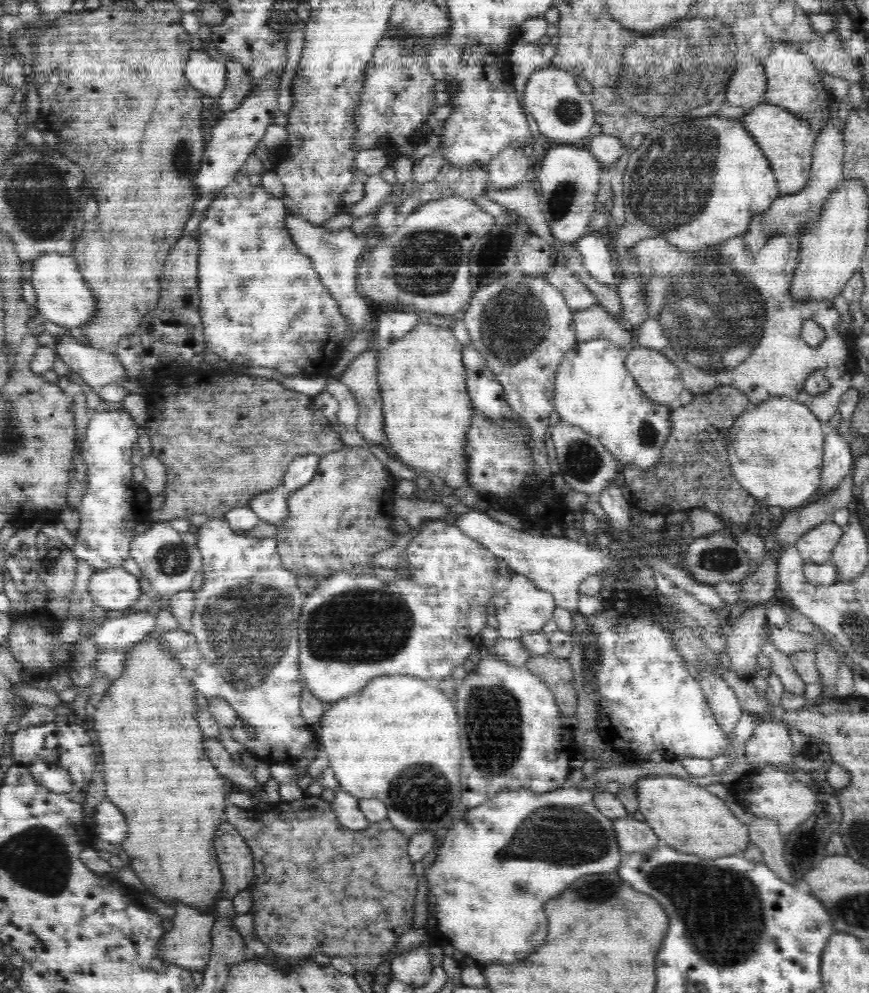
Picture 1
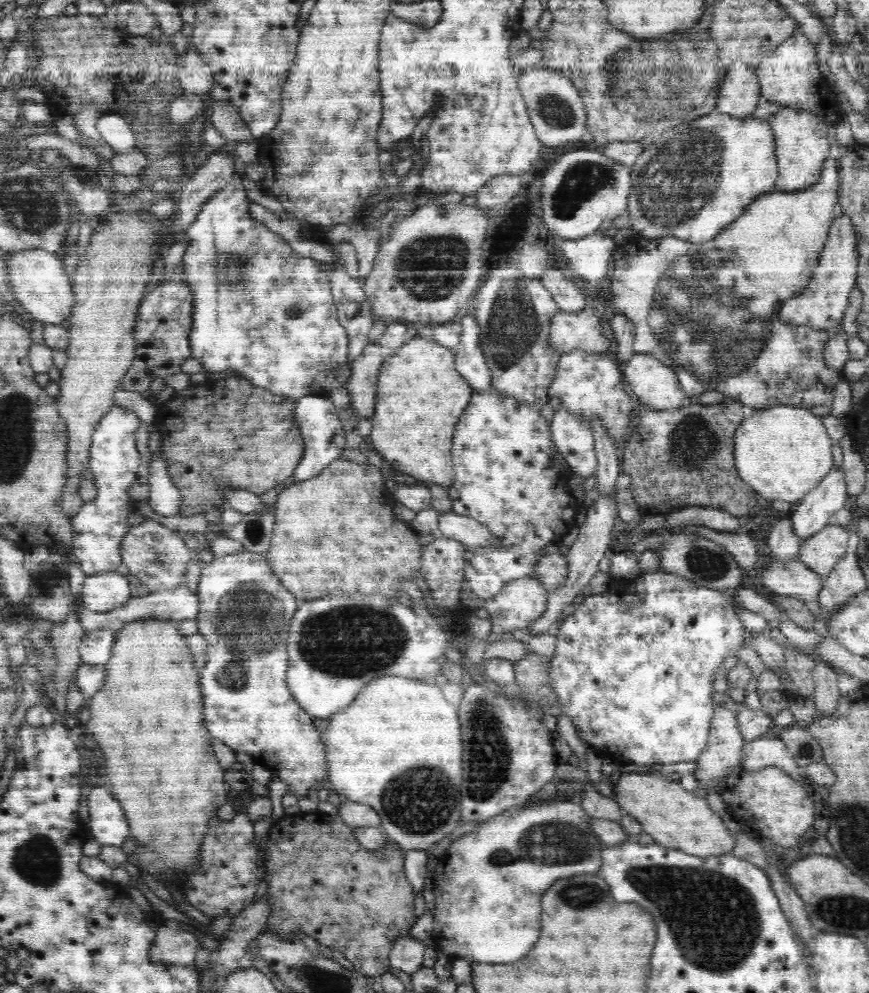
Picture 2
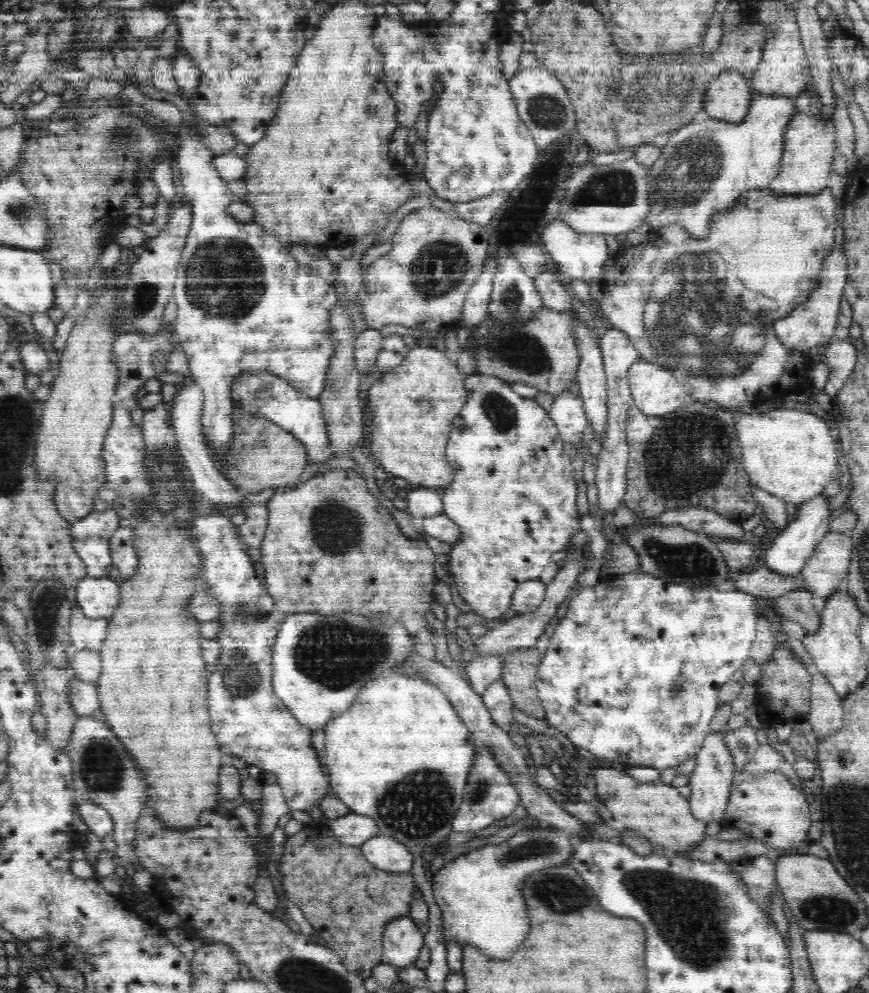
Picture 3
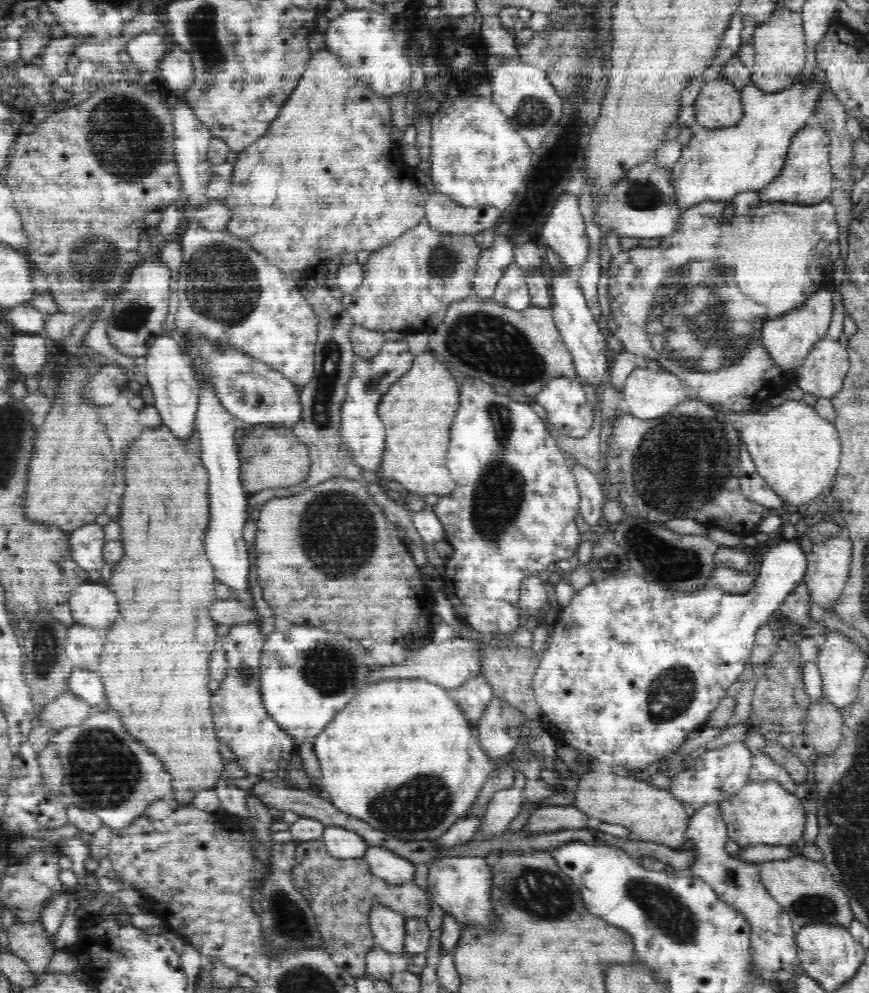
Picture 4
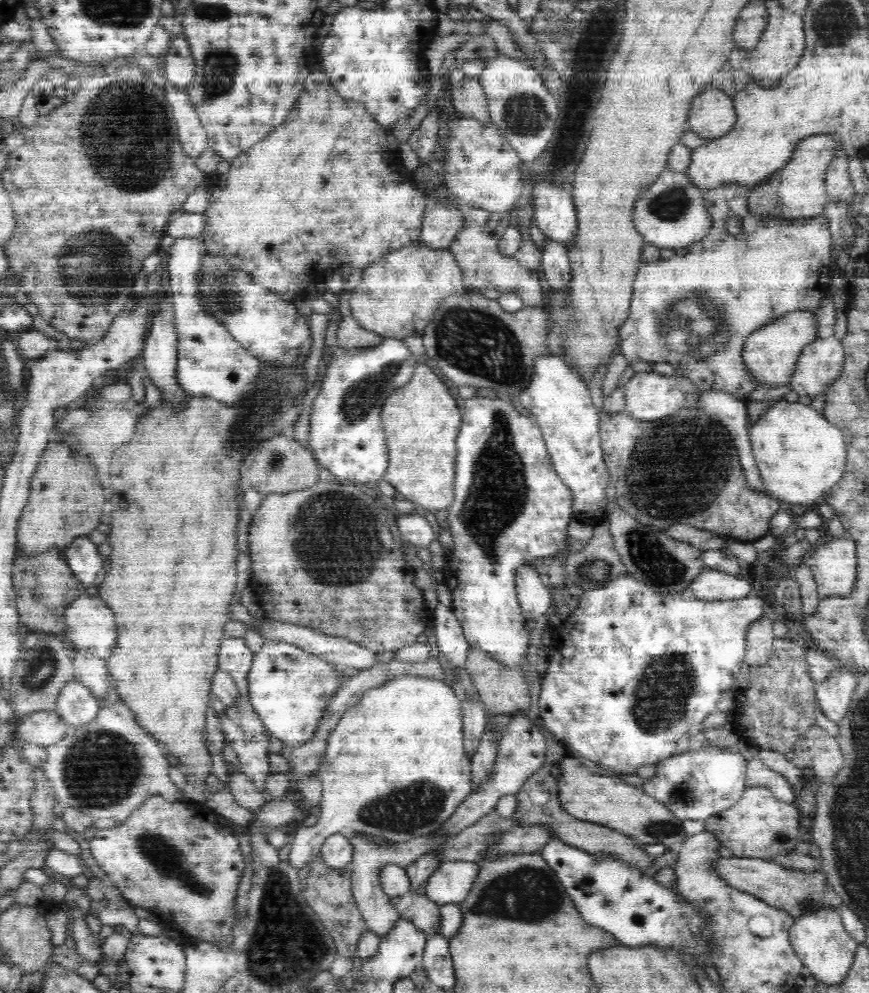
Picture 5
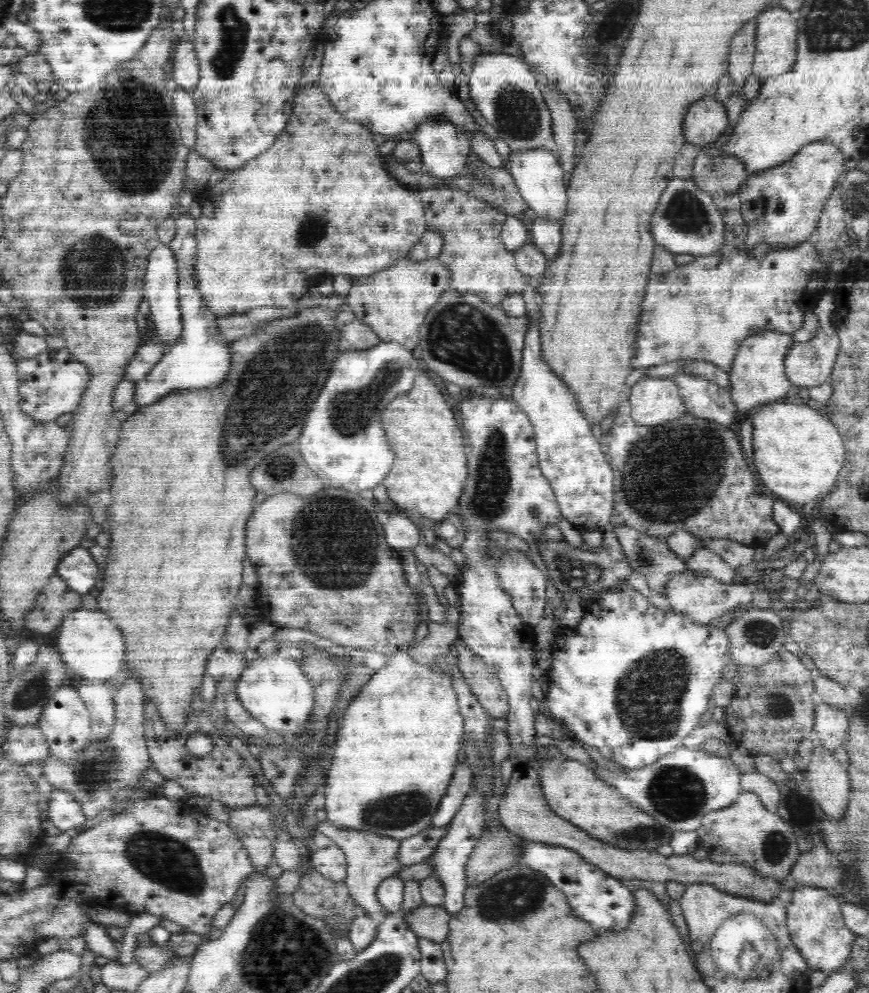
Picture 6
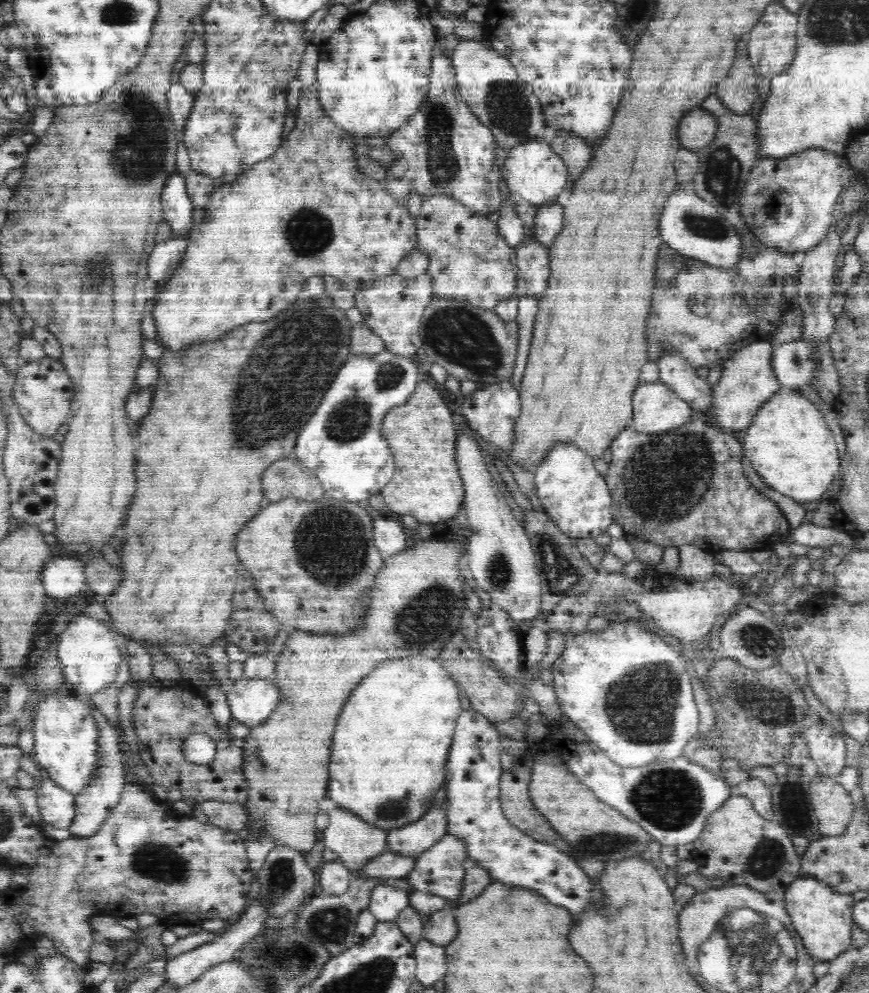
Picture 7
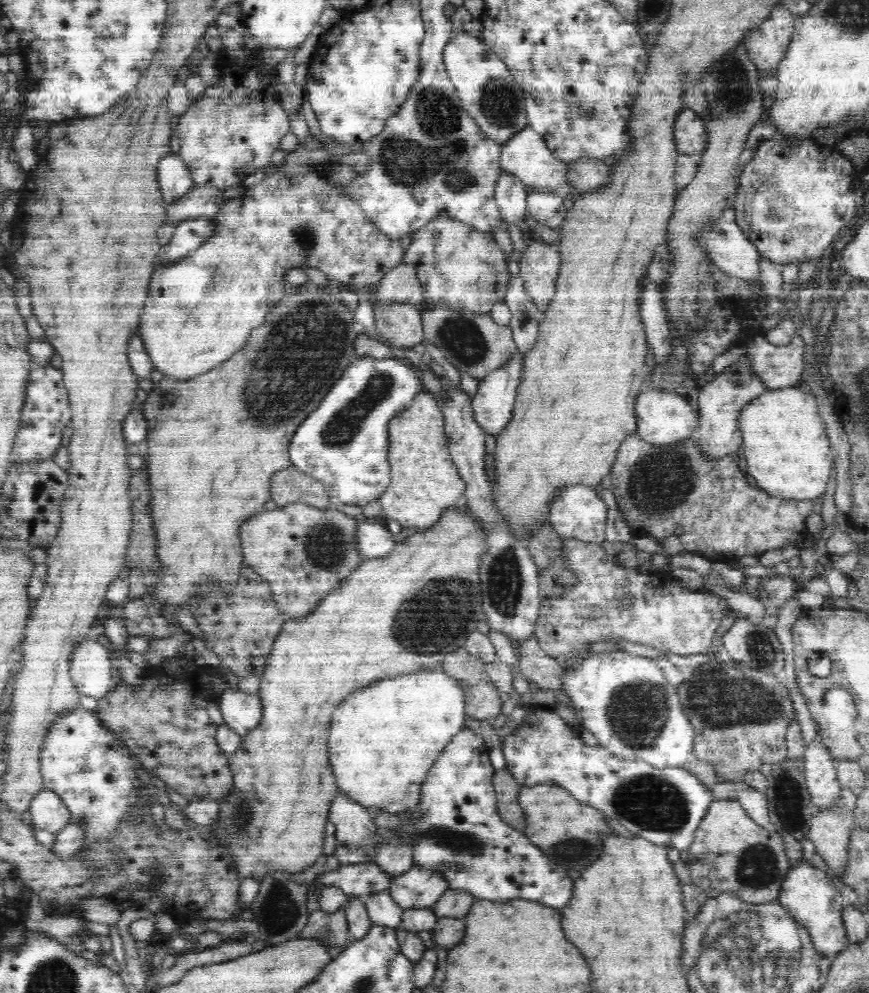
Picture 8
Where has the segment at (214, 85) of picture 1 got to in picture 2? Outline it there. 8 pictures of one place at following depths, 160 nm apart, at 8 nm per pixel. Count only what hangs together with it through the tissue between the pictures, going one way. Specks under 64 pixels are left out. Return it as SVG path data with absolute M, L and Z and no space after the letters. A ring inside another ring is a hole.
M199 52L181 55L175 71L185 92L205 95L212 88L213 74Z

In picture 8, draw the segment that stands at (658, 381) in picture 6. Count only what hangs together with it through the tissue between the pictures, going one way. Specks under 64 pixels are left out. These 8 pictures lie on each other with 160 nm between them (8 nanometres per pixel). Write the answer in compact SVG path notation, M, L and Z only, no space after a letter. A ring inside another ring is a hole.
M653 388L649 392L639 394L635 403L635 415L637 420L637 432L640 438L646 442L663 443L679 442L680 439L691 438L696 435L699 418L694 408L688 404L684 395L672 391L662 391Z

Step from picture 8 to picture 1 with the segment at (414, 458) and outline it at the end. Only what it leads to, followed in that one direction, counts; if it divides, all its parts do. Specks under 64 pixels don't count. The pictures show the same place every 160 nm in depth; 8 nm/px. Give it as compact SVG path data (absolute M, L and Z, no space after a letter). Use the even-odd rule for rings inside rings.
M419 323L413 330L406 334L401 340L395 341L383 346L377 346L377 371L380 393L383 403L383 418L384 418L384 432L387 434L388 442L386 449L399 461L402 461L408 468L421 470L421 472L429 472L437 479L437 483L444 484L448 488L457 489L465 486L468 482L469 473L469 458L466 454L466 440L468 440L468 432L472 426L473 408L471 405L470 396L467 394L467 378L464 358L464 346L458 342L454 334L448 328L434 328L428 324Z

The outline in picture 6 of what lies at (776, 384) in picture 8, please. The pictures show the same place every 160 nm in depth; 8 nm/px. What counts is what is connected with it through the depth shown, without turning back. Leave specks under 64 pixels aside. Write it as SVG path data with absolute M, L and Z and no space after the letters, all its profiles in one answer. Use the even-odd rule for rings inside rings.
M827 293L819 298L814 305L813 311L817 315L820 328L813 334L813 338L808 341L795 342L788 350L784 360L786 376L795 388L820 386L823 382L828 382L836 364L836 358L840 350L840 340L835 327L831 325L830 314L835 308L833 293Z

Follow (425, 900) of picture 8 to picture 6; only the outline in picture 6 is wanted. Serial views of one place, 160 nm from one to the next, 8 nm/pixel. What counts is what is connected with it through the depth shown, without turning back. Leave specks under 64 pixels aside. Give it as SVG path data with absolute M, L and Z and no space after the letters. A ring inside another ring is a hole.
M475 786L470 788L466 798L464 798L462 807L460 807L460 811L451 821L446 836L442 838L438 848L429 856L429 862L432 862L432 874L430 877L445 882L446 894L442 906L451 916L460 912L465 905L464 894L466 894L466 888L468 887L465 874L466 864L472 850L478 845L480 838L483 836L483 830L486 828L486 802L486 796L481 794L479 788L475 788Z

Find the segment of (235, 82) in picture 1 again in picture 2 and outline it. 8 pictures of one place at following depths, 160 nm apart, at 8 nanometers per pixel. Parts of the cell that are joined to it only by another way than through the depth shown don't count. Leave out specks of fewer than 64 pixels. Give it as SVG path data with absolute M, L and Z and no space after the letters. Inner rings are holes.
M229 102L212 103L211 120L218 134L224 136L227 141L241 143L255 140L242 117Z

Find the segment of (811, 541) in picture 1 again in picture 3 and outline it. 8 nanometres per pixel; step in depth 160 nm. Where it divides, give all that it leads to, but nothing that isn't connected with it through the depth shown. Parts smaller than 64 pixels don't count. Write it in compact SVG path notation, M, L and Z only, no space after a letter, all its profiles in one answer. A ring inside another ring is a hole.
M829 530L802 568L805 590L826 603L832 594L836 594L842 578L847 576L852 549L849 535Z

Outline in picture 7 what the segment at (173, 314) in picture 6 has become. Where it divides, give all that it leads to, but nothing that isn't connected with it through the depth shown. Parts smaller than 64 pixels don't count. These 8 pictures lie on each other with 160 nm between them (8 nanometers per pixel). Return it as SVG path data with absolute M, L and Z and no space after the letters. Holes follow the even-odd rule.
M172 235L168 240L156 243L148 254L148 277L154 284L153 290L157 293L161 288L156 283L170 277L173 270L182 262L187 248L187 238L178 238Z

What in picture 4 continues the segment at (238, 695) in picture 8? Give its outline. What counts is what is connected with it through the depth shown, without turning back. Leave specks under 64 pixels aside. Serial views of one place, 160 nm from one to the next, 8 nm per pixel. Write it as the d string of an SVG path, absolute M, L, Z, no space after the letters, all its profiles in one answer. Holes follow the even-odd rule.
M290 623L284 627L278 627L273 631L266 640L261 652L261 698L264 701L265 709L268 710L270 717L274 718L277 725L282 730L288 731L293 738L298 739L298 743L301 744L313 744L318 734L326 728L332 722L332 719L342 710L345 706L359 693L359 691L365 686L365 682L370 678L374 668L377 665L374 664L372 659L372 651L366 649L372 647L375 643L367 639L358 640L352 636L345 635L342 631L328 631L324 627L314 625L314 623Z

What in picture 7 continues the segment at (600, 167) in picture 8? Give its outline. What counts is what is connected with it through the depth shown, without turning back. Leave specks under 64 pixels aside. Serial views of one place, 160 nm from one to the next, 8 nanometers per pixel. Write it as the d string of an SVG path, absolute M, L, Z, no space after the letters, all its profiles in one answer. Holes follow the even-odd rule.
M560 130L556 132L550 145L564 161L569 177L572 180L579 178L590 162L590 147L584 139L576 136L573 132L568 134L566 131Z

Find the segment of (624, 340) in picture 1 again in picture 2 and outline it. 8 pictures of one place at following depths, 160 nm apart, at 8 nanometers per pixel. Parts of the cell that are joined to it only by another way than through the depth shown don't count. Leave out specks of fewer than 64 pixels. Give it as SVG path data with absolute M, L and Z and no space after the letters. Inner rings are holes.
M594 304L578 312L558 312L551 328L551 344L564 355L576 350L608 350L608 340L598 332L598 318L594 314Z

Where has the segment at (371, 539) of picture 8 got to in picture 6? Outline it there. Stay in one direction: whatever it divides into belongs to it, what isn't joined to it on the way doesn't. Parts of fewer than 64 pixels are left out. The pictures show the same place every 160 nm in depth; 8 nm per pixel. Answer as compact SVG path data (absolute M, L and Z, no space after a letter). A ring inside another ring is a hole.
M401 512L396 515L385 515L383 518L383 529L385 530L386 542L394 549L402 551L412 549L418 543L421 529L412 523L412 519L402 516Z

